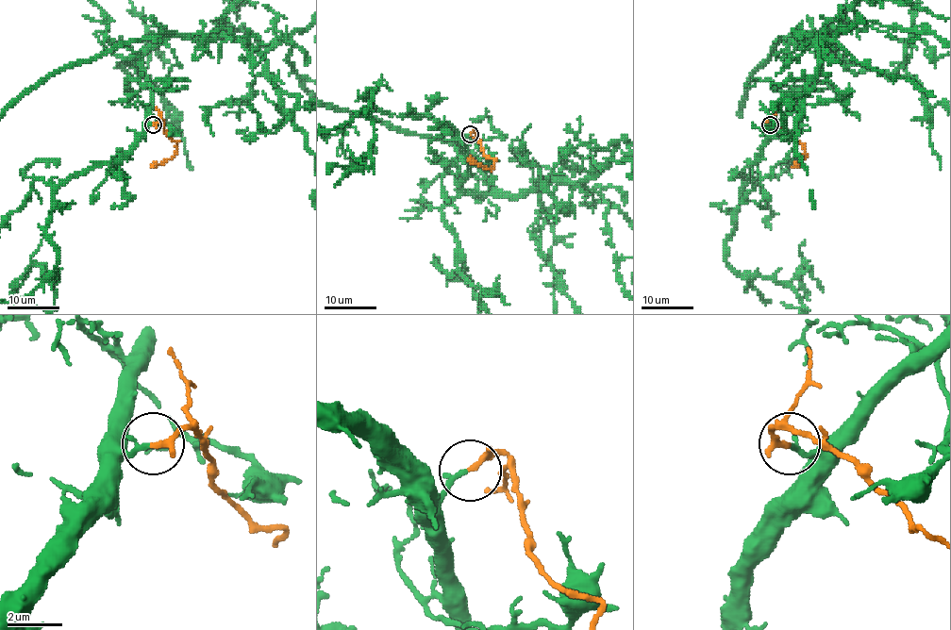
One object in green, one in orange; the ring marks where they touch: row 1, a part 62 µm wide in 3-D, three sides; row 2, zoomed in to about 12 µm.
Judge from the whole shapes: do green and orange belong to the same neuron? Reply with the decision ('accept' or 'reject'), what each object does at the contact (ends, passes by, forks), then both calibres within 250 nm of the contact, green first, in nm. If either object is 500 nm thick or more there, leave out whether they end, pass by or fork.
accept; green ends there; orange ends there; 200 nm thick on the green side, 240 nm on the other

